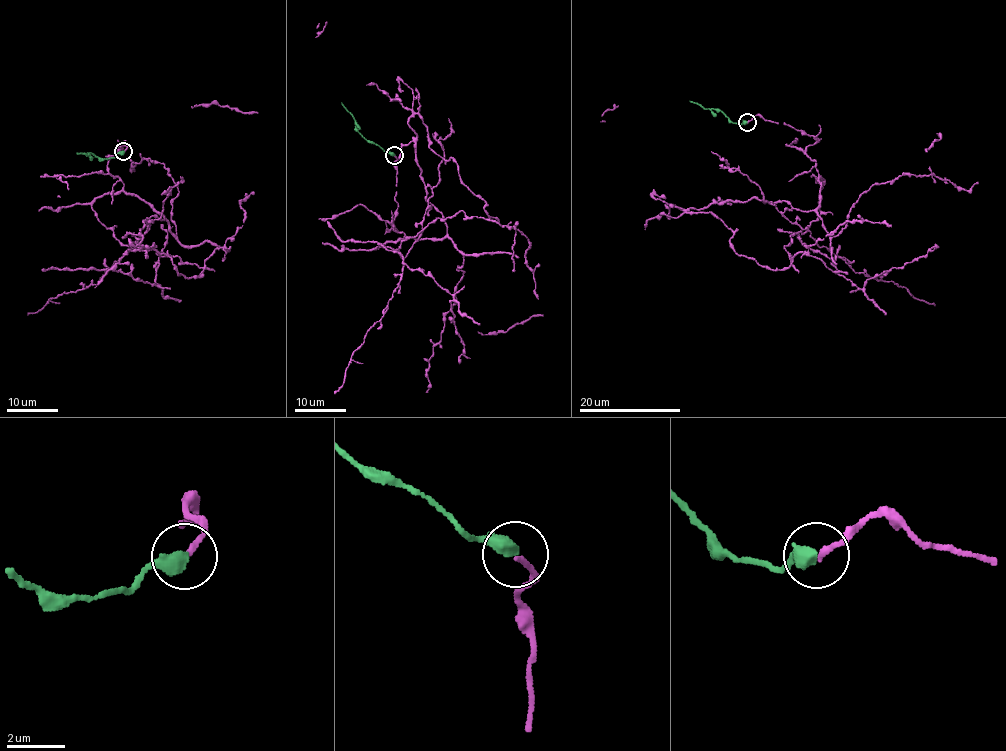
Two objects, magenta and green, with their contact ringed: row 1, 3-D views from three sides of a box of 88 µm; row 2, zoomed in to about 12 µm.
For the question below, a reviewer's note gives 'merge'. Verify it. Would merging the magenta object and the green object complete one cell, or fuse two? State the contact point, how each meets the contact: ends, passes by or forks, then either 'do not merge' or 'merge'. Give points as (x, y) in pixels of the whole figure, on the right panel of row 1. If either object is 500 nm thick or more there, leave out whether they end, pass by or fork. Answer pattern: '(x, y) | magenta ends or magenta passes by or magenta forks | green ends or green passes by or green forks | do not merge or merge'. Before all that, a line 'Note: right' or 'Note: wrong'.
Note: right
(747, 122) | merge

